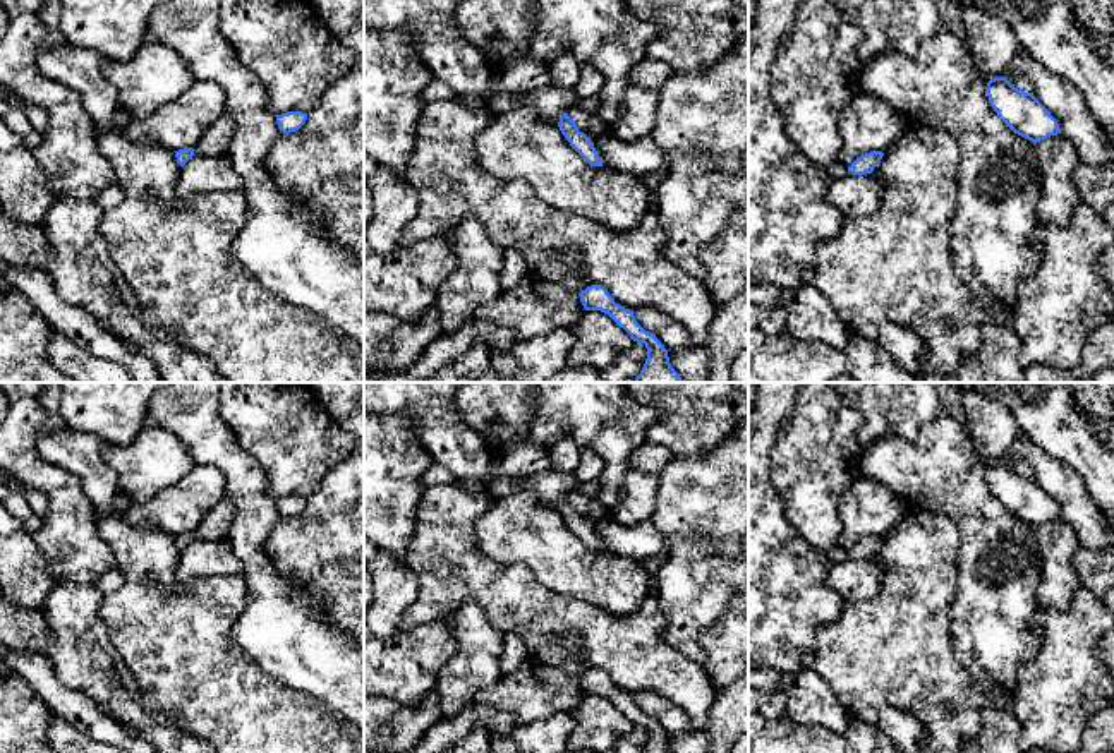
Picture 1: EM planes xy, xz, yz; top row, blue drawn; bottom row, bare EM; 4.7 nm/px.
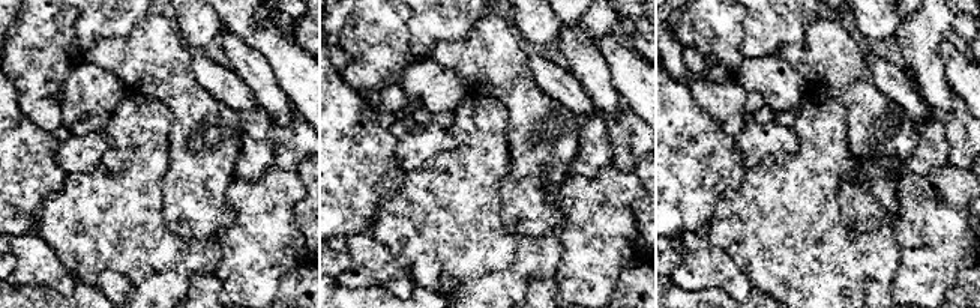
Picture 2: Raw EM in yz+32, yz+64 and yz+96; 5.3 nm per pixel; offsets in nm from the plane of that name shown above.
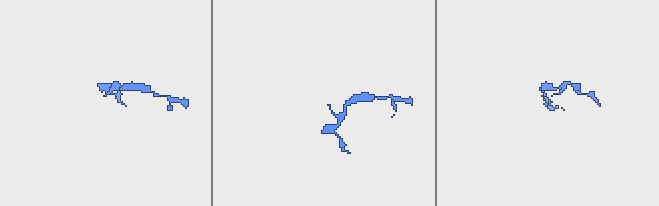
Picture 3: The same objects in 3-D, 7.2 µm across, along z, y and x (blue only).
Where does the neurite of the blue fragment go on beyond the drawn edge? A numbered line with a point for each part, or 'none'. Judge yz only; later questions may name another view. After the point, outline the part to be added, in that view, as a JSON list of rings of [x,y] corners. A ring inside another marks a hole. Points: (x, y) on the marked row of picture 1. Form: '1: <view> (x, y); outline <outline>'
none

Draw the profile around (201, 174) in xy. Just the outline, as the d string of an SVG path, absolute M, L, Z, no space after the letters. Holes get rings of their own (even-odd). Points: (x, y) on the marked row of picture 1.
M227 154L192 156L180 170L175 185L177 202L204 192L227 192L242 189L242 178L233 170Z

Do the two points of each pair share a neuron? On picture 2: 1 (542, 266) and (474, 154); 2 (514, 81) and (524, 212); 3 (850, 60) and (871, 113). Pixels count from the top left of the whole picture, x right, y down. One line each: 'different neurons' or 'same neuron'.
1: same neuron
2: same neuron
3: same neuron

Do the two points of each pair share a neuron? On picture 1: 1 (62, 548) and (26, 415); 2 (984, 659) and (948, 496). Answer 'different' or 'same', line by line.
1: same
2: same

